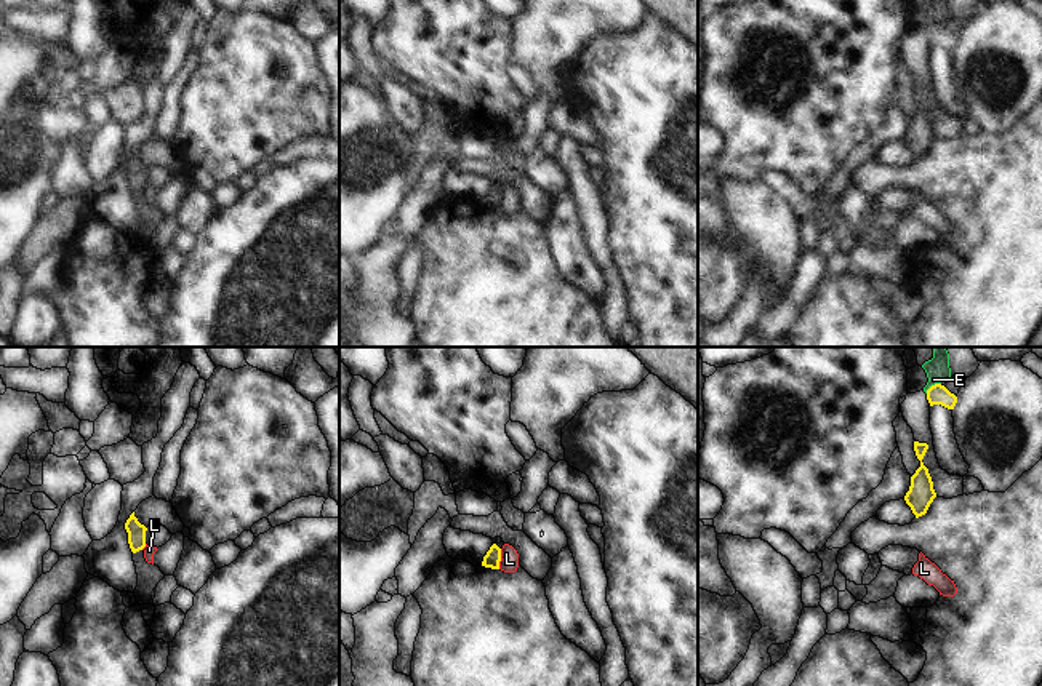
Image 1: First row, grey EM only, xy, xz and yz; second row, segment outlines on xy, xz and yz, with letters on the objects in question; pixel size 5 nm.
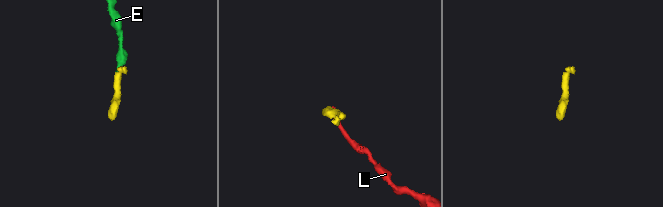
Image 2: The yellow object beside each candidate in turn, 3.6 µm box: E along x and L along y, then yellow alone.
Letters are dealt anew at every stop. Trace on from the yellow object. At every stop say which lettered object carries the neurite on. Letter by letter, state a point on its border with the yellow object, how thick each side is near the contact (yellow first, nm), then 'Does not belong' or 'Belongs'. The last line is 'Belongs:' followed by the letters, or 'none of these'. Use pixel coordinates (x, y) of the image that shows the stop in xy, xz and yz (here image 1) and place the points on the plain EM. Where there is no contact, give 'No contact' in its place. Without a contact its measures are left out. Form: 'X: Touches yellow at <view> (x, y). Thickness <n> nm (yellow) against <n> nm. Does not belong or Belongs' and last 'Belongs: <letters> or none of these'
E: Touches yellow at yz (932, 27). Thickness 100 nm (yellow) against 120 nm. Belongs
L: Touches yellow at xz (500, 200). Thickness 80 nm (yellow) against 100 nm. Does not belong
Belongs: E.

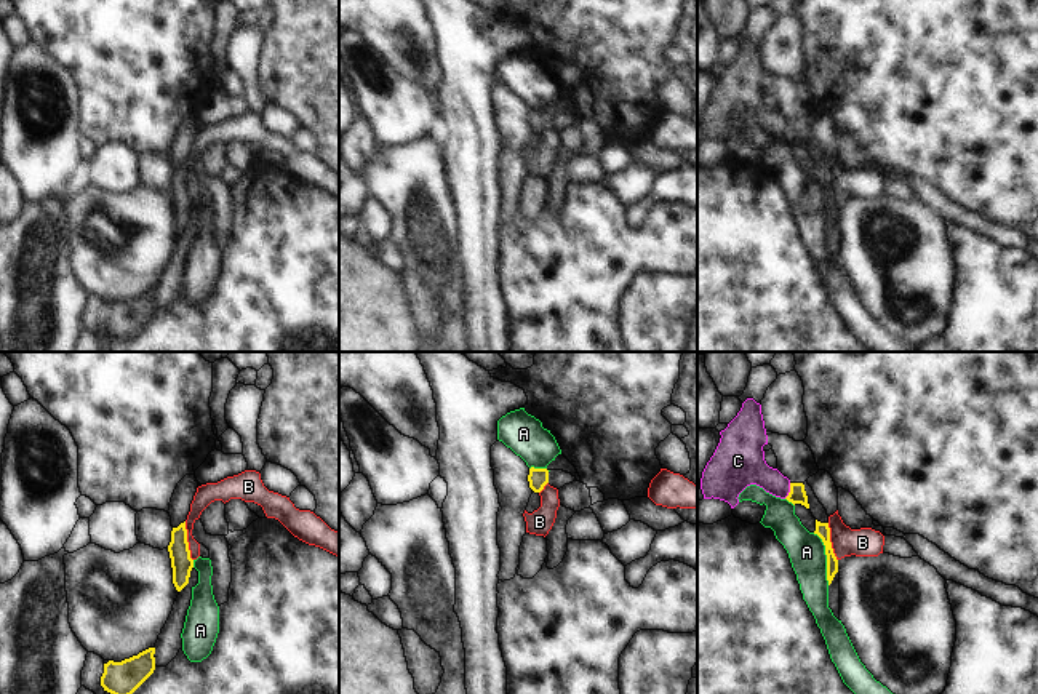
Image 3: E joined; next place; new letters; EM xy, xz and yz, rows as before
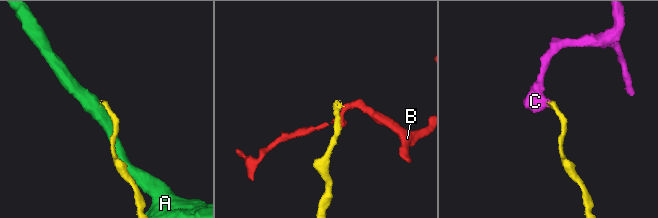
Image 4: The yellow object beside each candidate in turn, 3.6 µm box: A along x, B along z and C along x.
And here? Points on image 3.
A: Touches yellow at yz (827, 200). Thickness 70 nm (yellow) against 190 nm. Does not belong
B: Touches yellow at xy (186, 183). Thickness 110 nm (yellow) against 90 nm. Does not belong
C: Touches yellow at yz (790, 133). Thickness 90 nm (yellow) against 180 nm. Belongs
Belongs: C.

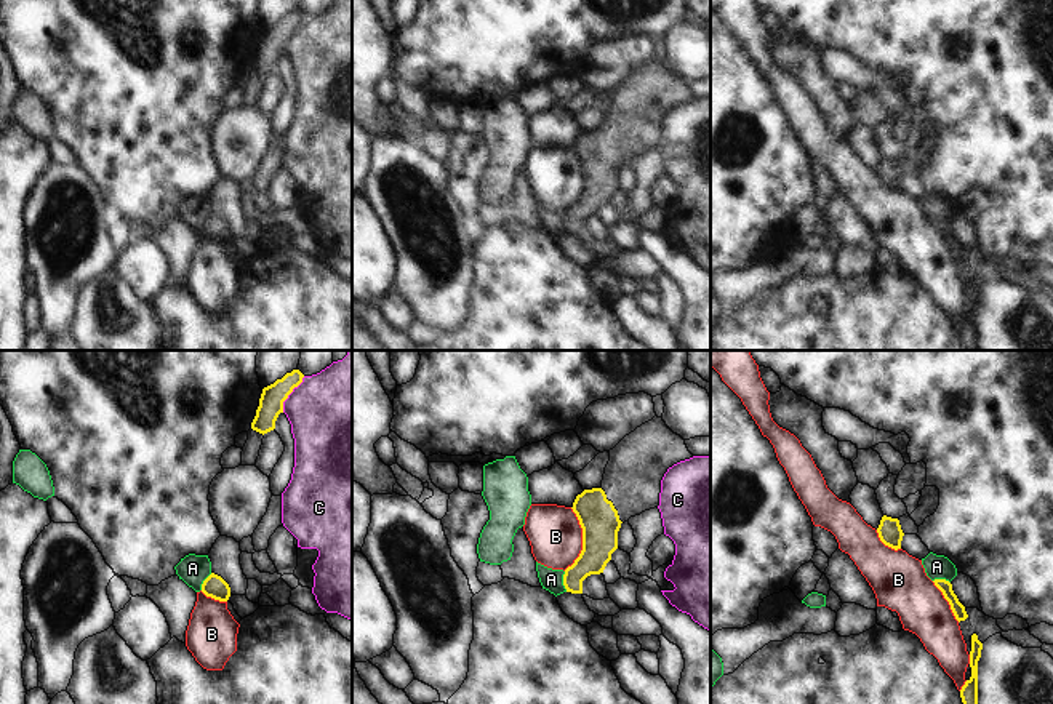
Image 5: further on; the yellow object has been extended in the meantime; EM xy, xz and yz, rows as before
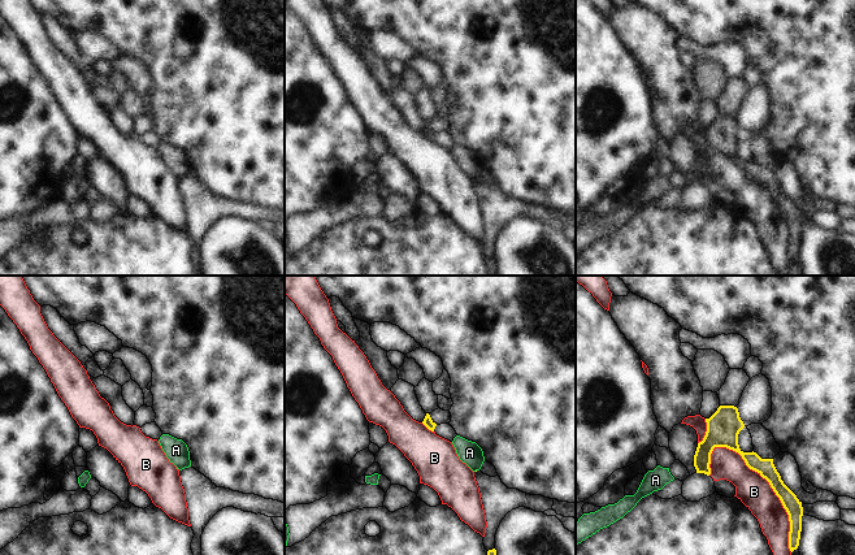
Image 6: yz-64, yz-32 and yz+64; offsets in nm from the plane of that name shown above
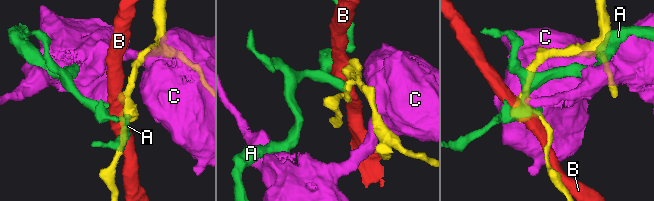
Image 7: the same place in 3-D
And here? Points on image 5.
A: Touches yellow at xz (564, 223). Thickness 160 nm (yellow) against 110 nm. Does not belong
B: Touches yellow at xz (583, 181). Thickness 200 nm (yellow) against 280 nm. Does not belong
C: Touches yellow at xy (290, 34). Thickness 130 nm (yellow) against 440 nm. Does not belong
Belongs: none of these.

